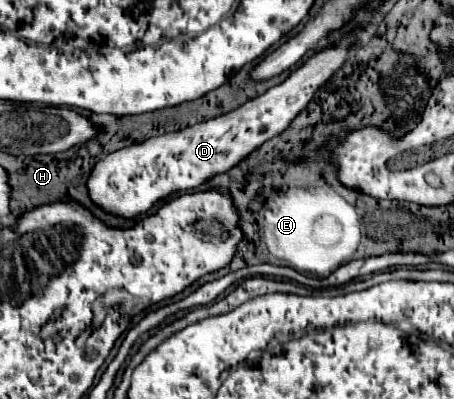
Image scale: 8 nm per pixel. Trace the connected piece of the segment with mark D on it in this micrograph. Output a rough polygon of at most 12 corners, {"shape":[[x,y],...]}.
{"shape":[[316,52],[230,114],[108,154],[90,198],[134,218],[234,168],[344,66]]}

